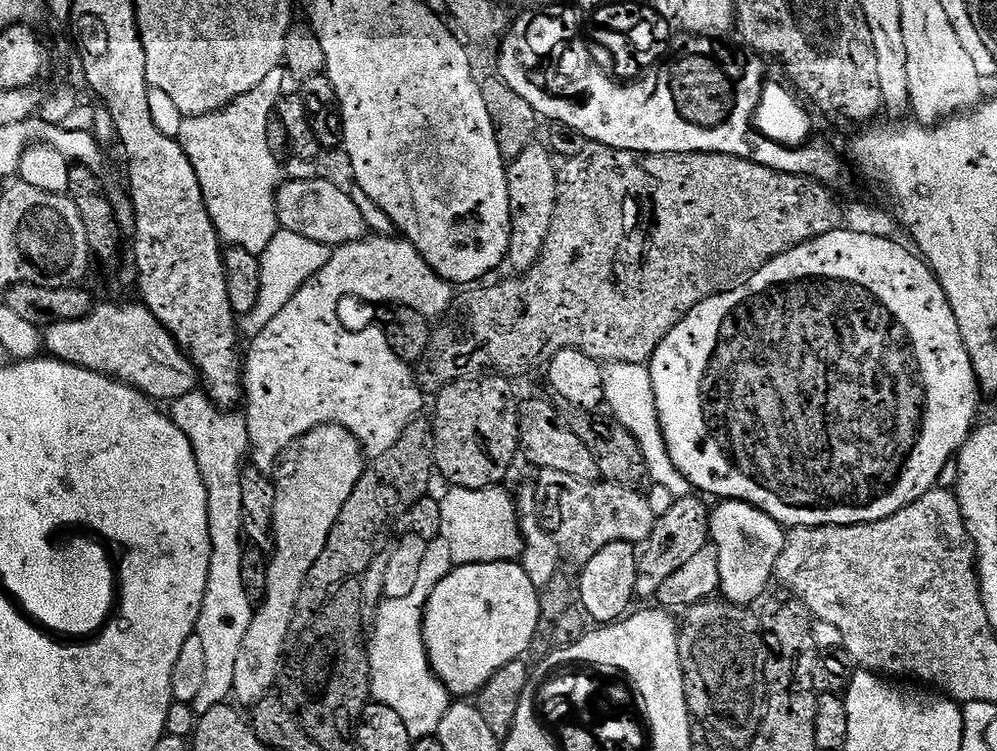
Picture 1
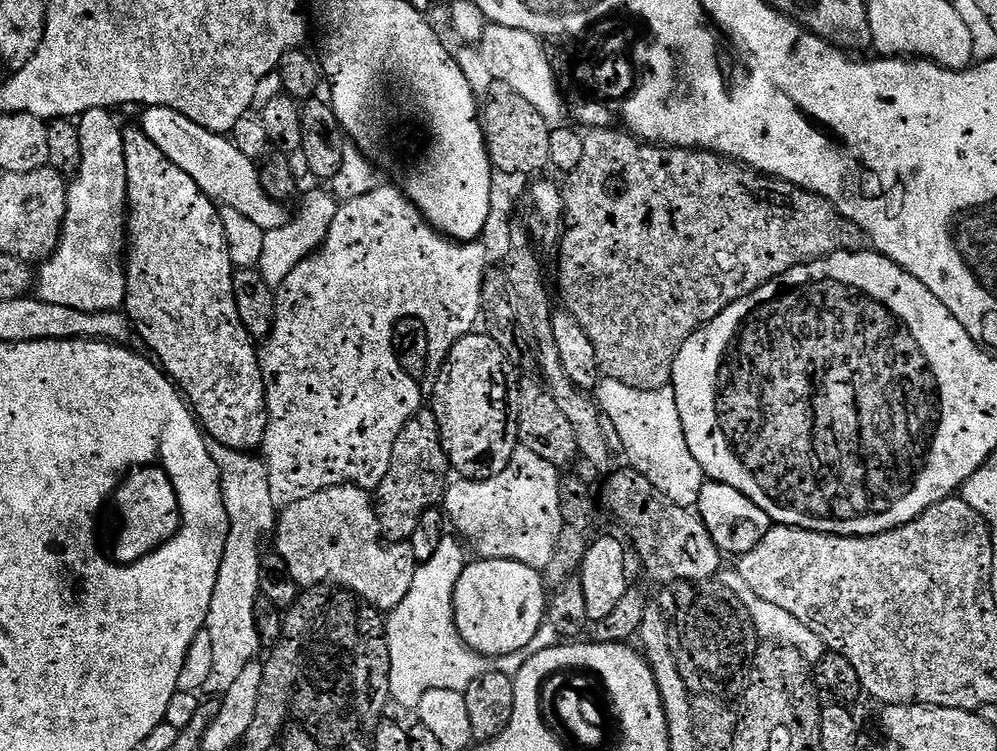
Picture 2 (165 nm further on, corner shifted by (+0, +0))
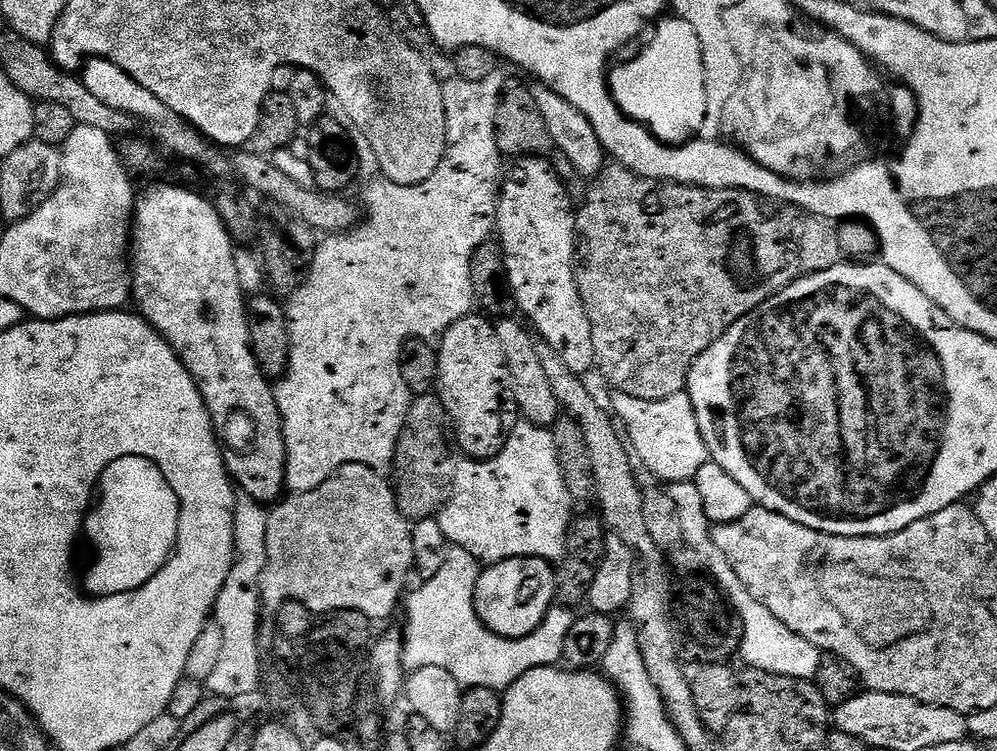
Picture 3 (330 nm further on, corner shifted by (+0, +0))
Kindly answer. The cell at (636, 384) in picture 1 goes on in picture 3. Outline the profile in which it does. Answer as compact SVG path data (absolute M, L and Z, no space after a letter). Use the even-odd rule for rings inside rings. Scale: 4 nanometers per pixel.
M615 391L611 395L613 415L623 419L640 461L664 484L693 481L698 470L709 463L708 447L698 430L697 415L687 391L660 400L634 398Z

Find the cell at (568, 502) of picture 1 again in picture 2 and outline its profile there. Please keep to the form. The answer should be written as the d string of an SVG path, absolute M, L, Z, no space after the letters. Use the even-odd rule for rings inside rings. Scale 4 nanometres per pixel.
M626 466L624 468L624 470L620 470L614 473L611 476L610 480L605 482L604 490L606 492L606 498L609 504L612 506L613 518L616 519L617 522L620 523L626 531L628 531L629 537L627 536L627 539L630 541L630 544L630 539L632 539L632 544L634 547L636 547L636 552L638 555L640 555L649 578L658 584L669 584L669 586L675 585L682 581L704 581L715 579L721 573L721 570L724 566L724 563L722 563L723 553L710 536L709 531L706 530L705 524L702 523L699 515L697 515L697 513L693 511L693 509L680 507L678 506L678 504L674 503L674 501L669 500L669 498L667 496L664 496L664 494L660 492L660 490L658 490L658 488L656 488L656 486L654 486L654 484L652 484L652 482L650 482L650 480L648 480L648 478L646 478L642 473L638 473L638 471L634 470L630 466Z

